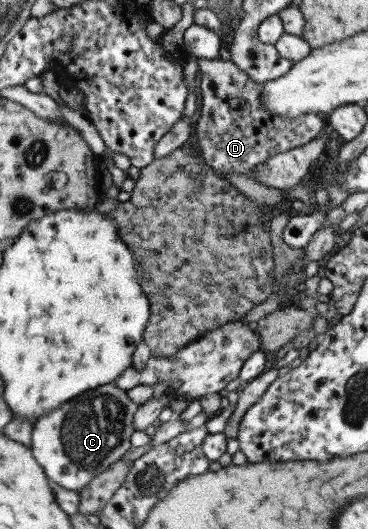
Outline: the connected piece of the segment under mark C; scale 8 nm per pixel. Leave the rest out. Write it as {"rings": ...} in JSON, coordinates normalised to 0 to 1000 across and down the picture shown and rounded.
{"rings":[[[291,724],[231,739],[217,749],[198,750],[149,769],[141,777],[117,781],[84,803],[84,851],[92,871],[117,887],[136,915],[160,917],[174,924],[204,928],[234,924],[236,913],[266,894],[296,885],[340,856],[361,851],[353,843],[353,820],[361,811],[361,784],[375,767],[345,749],[342,739],[321,735],[307,724]]]}

